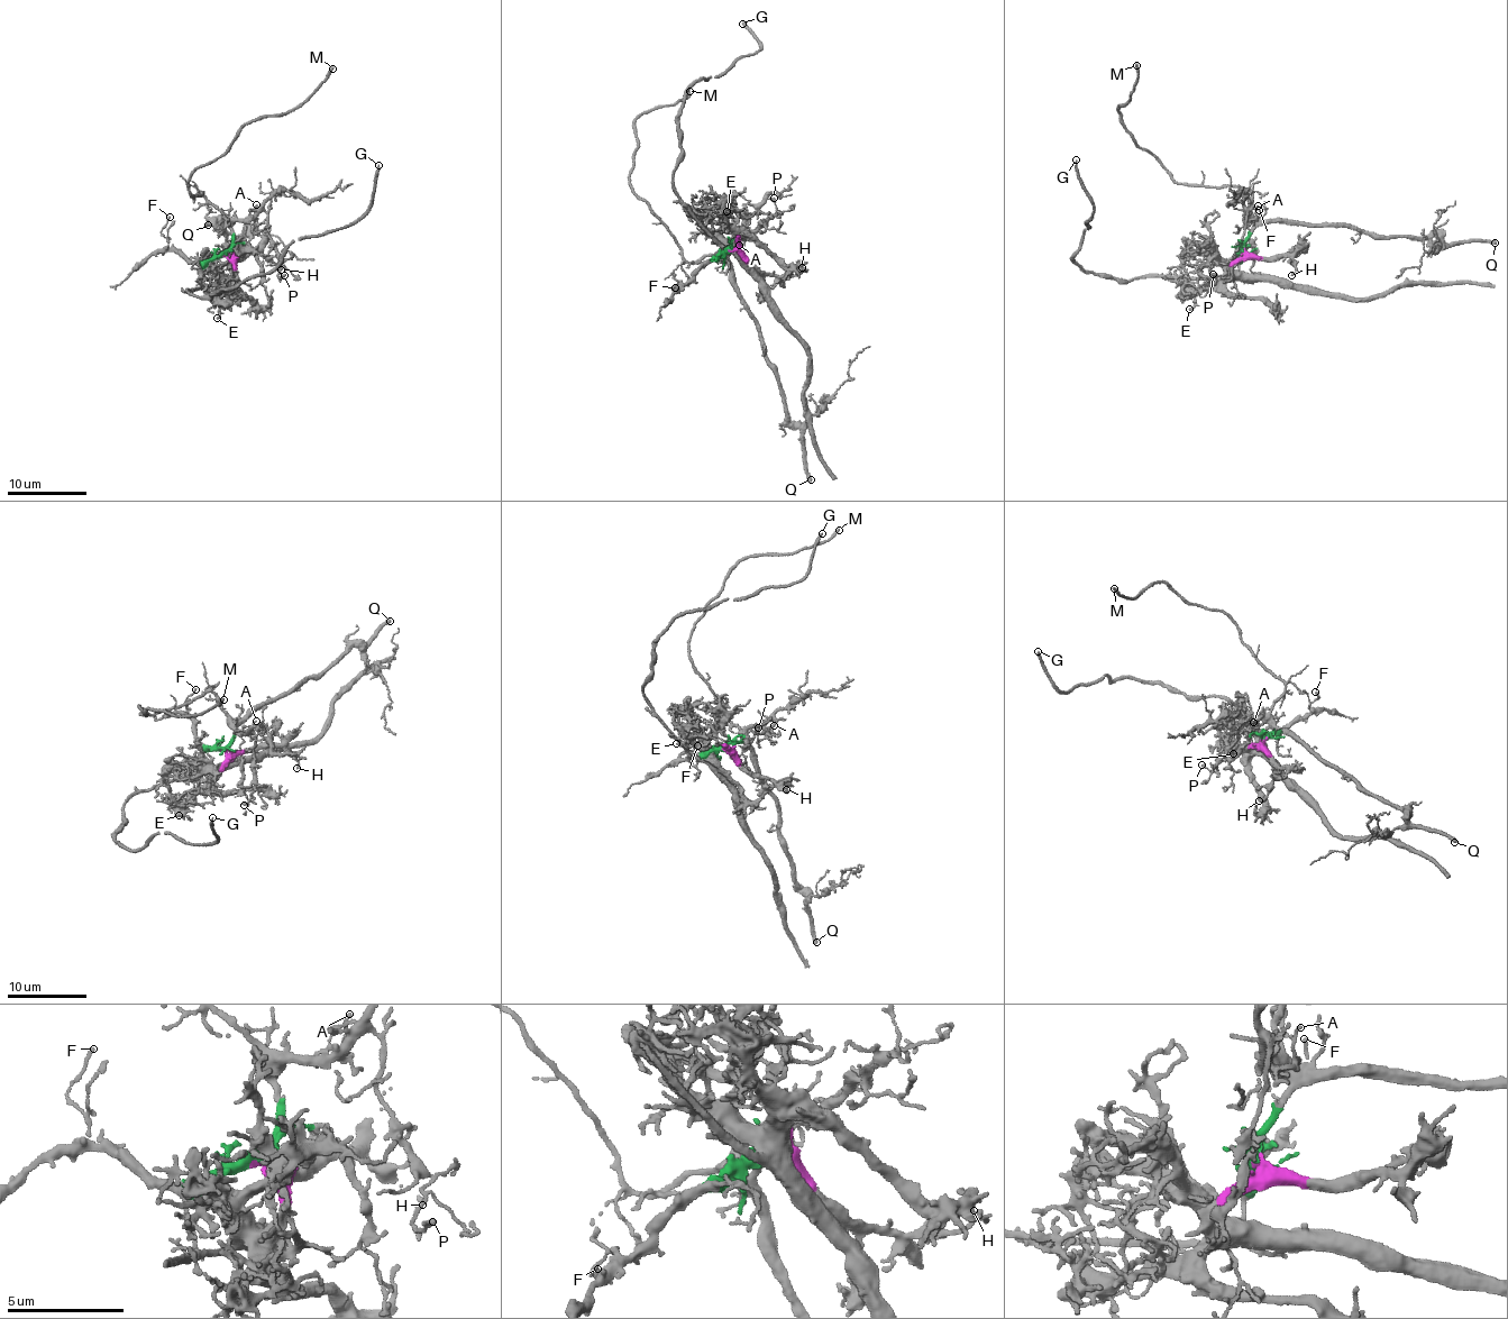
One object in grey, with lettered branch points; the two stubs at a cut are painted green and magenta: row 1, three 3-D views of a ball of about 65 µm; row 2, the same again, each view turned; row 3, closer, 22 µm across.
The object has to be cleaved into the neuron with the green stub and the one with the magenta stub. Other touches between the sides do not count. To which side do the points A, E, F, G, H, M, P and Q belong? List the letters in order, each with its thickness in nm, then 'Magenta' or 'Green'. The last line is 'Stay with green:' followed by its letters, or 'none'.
A: Thickness 110 nm. Green
E: Thickness 110 nm. Magenta
F: Thickness 120 nm. Green
G: Thickness 190 nm. Magenta
H: Thickness 180 nm. Magenta
M: Thickness 240 nm. Green
P: Thickness 170 nm. Green
Q: Thickness 360 nm. Green
Stay with green: A, F, M, P, Q

